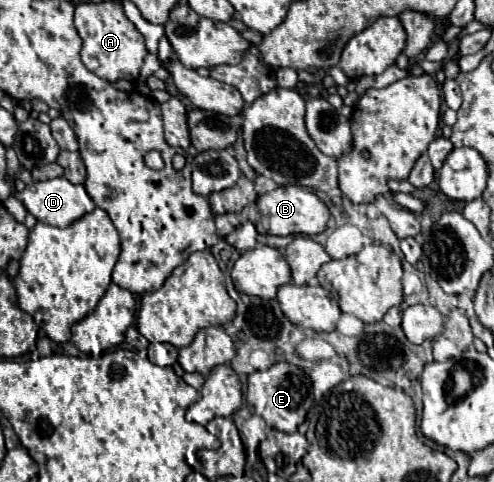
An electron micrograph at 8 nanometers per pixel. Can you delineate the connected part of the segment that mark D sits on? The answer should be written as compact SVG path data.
M65 177L35 181L17 193L17 199L41 223L55 227L67 227L95 209L85 187L73 185Z

